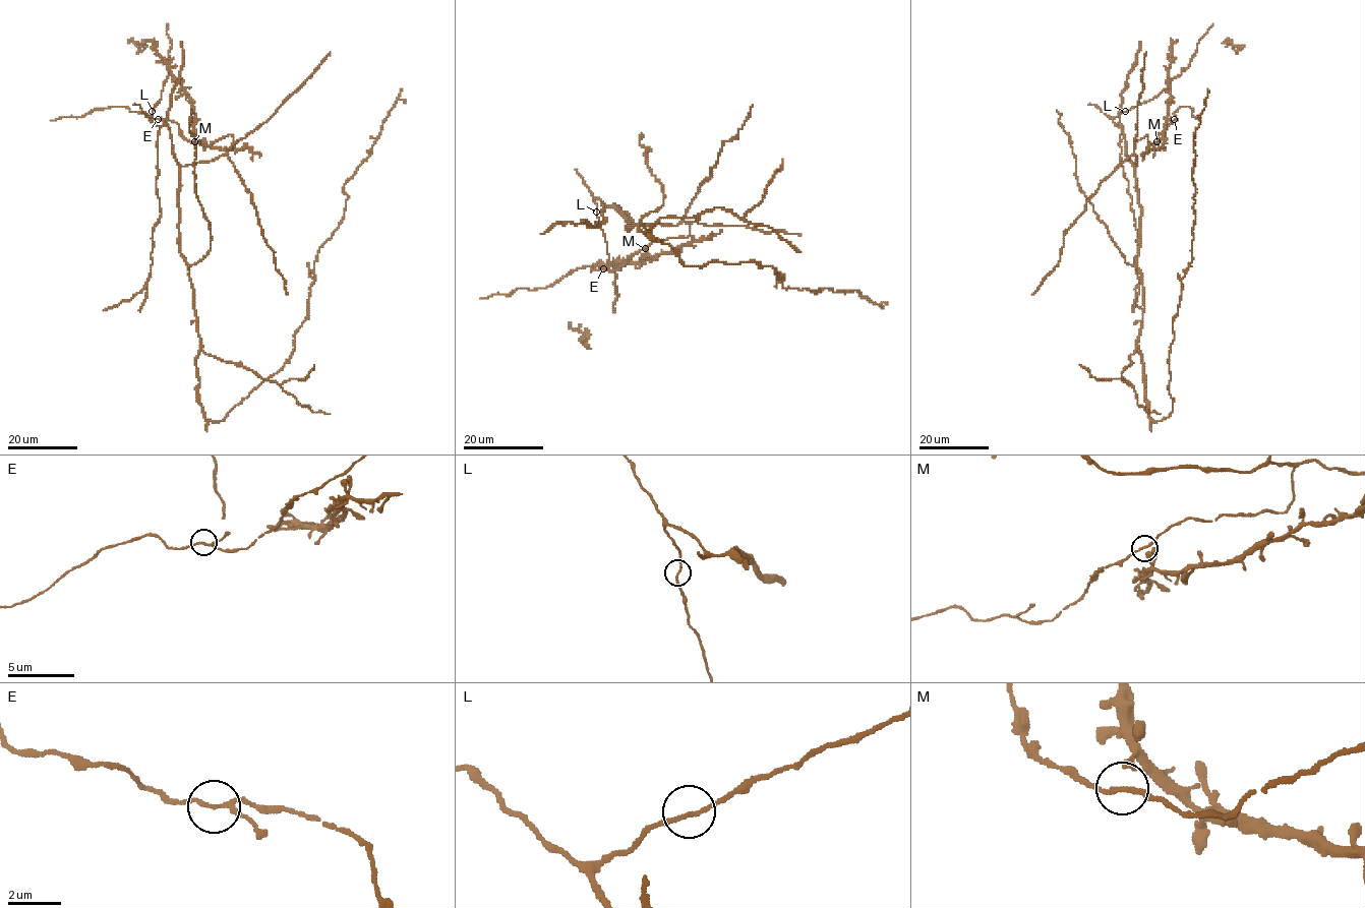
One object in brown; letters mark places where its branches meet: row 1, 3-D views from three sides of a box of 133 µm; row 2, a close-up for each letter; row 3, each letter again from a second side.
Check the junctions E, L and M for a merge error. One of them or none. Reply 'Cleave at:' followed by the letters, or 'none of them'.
Cleave at: none of them

